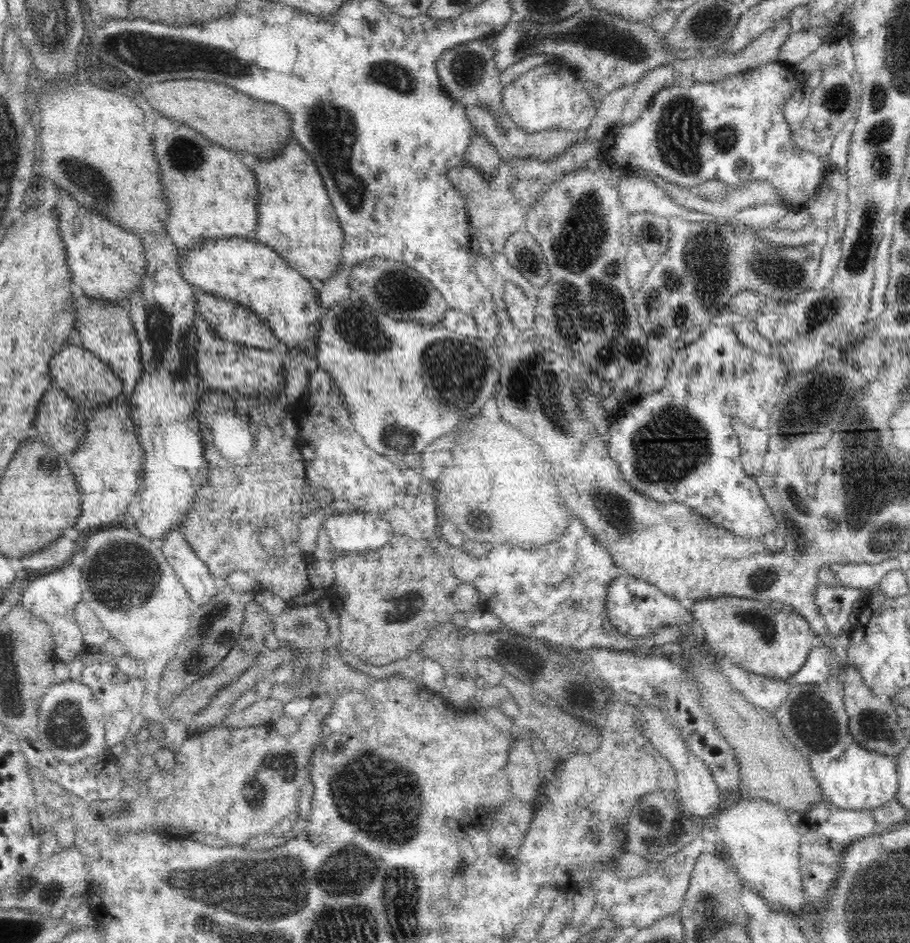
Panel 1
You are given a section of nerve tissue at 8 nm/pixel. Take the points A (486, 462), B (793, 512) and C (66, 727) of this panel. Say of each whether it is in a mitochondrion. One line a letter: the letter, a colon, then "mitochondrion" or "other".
A: other
B: mitochondrion
C: mitochondrion

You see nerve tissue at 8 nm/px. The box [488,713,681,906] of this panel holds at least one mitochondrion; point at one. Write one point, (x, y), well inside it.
(658, 835)

